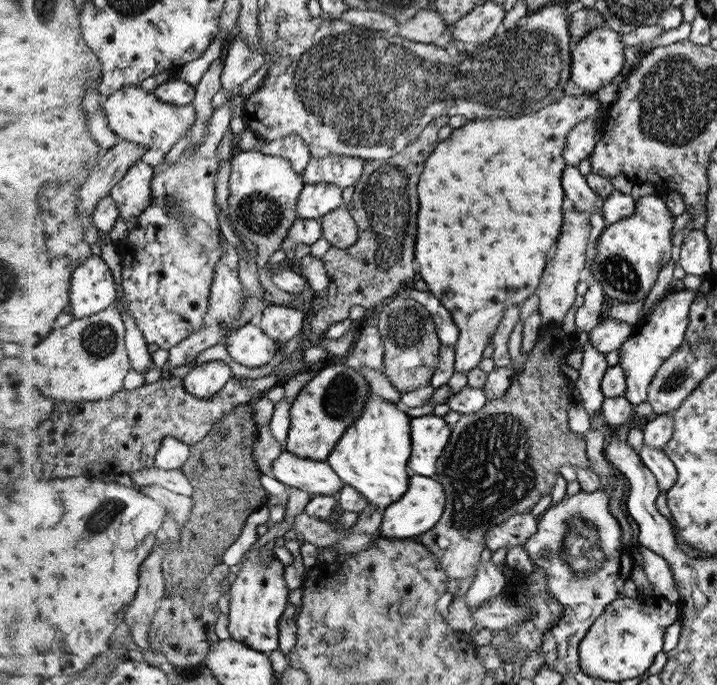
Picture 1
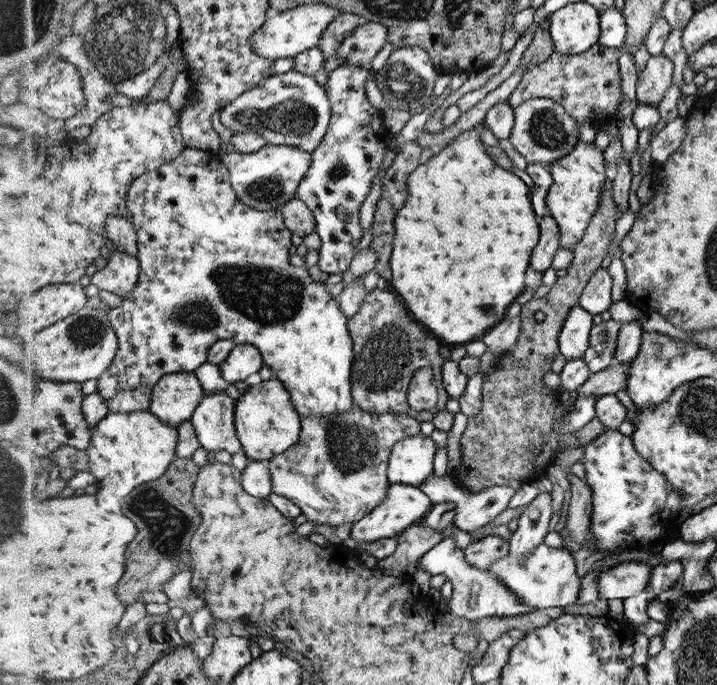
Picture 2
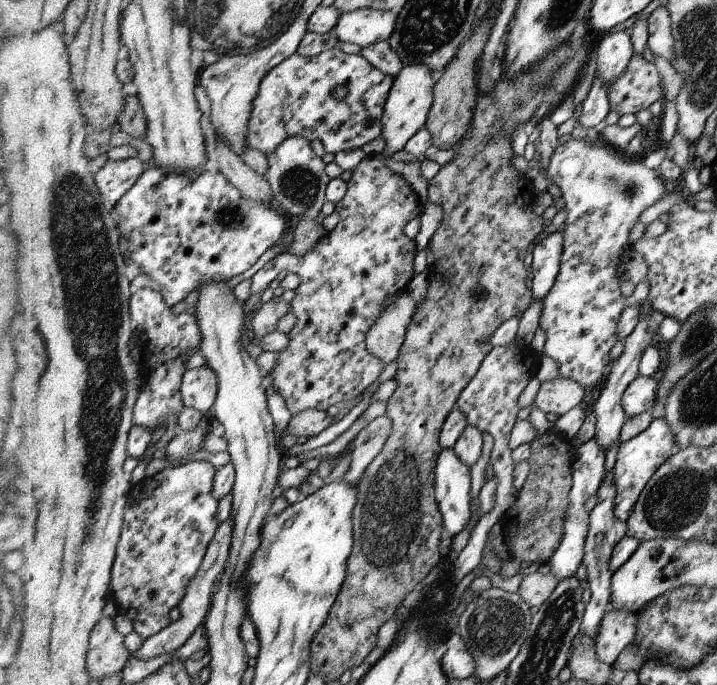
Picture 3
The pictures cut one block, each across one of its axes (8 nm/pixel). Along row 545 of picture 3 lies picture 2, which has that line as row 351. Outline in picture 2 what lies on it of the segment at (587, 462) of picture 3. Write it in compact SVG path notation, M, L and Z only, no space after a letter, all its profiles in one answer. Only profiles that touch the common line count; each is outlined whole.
M579 304L568 313L563 330L559 333L559 353L567 361L580 359L588 348L592 315Z

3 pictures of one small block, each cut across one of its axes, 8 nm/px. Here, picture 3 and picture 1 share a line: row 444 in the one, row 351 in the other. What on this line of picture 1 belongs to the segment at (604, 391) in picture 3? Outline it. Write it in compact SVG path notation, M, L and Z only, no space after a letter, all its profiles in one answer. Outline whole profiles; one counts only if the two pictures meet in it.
M608 317L589 331L589 341L593 347L606 355L612 350L619 350L632 331L631 324Z

